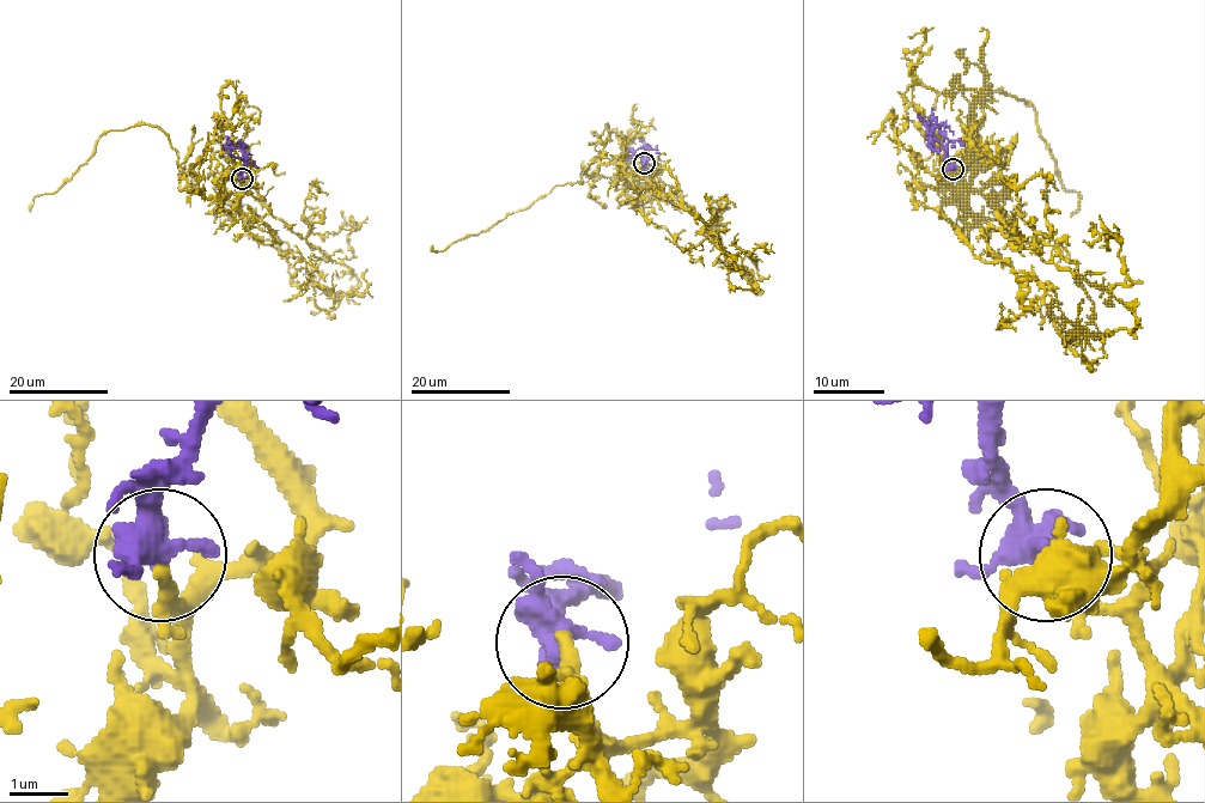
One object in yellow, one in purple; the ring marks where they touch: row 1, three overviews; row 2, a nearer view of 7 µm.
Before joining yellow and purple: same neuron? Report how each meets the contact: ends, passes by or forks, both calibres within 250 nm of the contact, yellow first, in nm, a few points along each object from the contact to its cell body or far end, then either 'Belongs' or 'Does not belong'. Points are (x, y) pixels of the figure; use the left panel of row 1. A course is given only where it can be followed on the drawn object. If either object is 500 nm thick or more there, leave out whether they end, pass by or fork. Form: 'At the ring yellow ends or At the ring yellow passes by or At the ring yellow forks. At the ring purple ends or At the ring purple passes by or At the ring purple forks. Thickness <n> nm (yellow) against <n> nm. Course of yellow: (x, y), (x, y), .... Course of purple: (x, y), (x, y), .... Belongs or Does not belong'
At the ring yellow ends. At the ring purple passes by. Thickness 200 nm (yellow) against 480 nm. Course of yellow: (242, 180), (230, 210), (181, 189), (170, 139), (134, 125), (102, 135), (30, 212). Course of purple: (242, 178), (244, 156), (241, 150), (231, 147), (229, 154). Belongs

